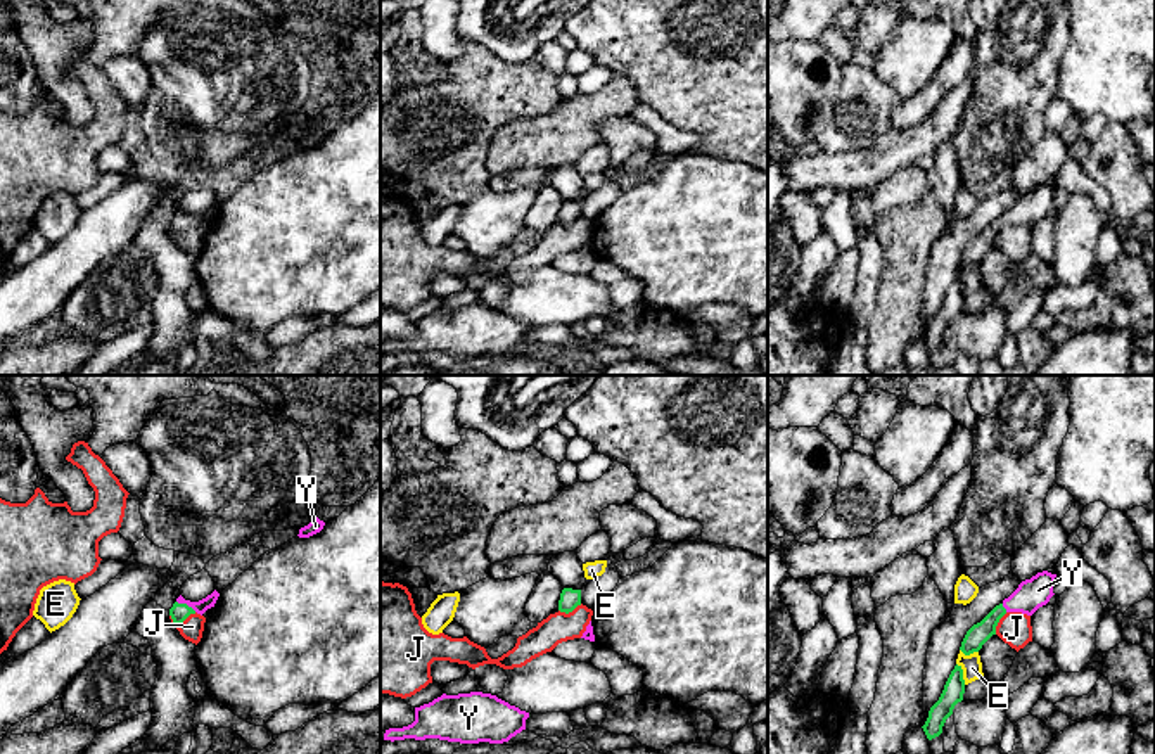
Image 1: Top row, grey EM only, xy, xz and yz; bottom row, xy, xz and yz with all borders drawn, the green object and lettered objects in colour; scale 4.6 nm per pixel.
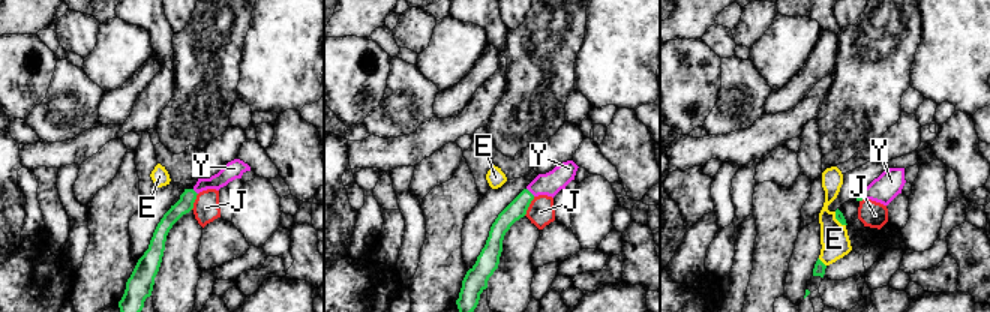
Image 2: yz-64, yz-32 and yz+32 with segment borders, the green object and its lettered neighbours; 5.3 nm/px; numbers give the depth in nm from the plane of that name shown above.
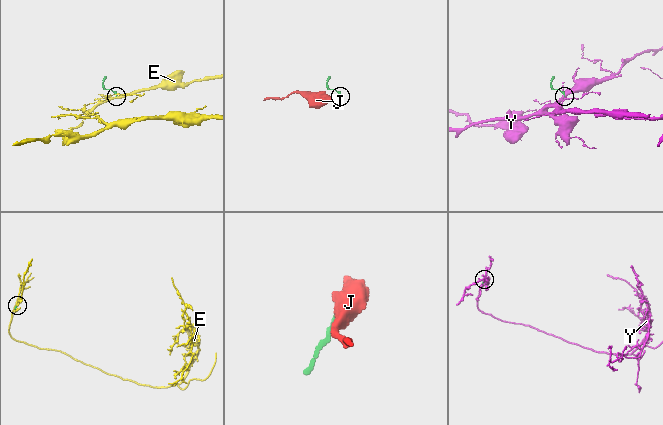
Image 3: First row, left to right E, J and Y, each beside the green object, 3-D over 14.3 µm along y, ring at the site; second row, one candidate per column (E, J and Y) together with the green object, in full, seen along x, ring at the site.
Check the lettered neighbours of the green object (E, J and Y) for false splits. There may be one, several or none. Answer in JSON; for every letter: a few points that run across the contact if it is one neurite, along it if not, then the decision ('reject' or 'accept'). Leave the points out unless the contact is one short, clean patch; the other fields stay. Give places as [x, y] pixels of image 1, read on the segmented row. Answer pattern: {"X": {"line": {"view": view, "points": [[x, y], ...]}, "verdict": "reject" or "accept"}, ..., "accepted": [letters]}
{"E": {"line": {"view": "yz", "points": [[957, 663], [965, 683]]}, "verdict": "reject"}, "J": {"line": {"view": "xy", "points": [[196, 613], [191, 613], [178, 625], [170, 618]]}, "verdict": "reject"}, "Y": {"line": {"view": "xy", "points": [[178, 613], [187, 606], [203, 606], [210, 600]]}, "verdict": "accept"}, "accepted": ["Y"]}

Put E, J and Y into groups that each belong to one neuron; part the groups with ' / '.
E / J / Y

